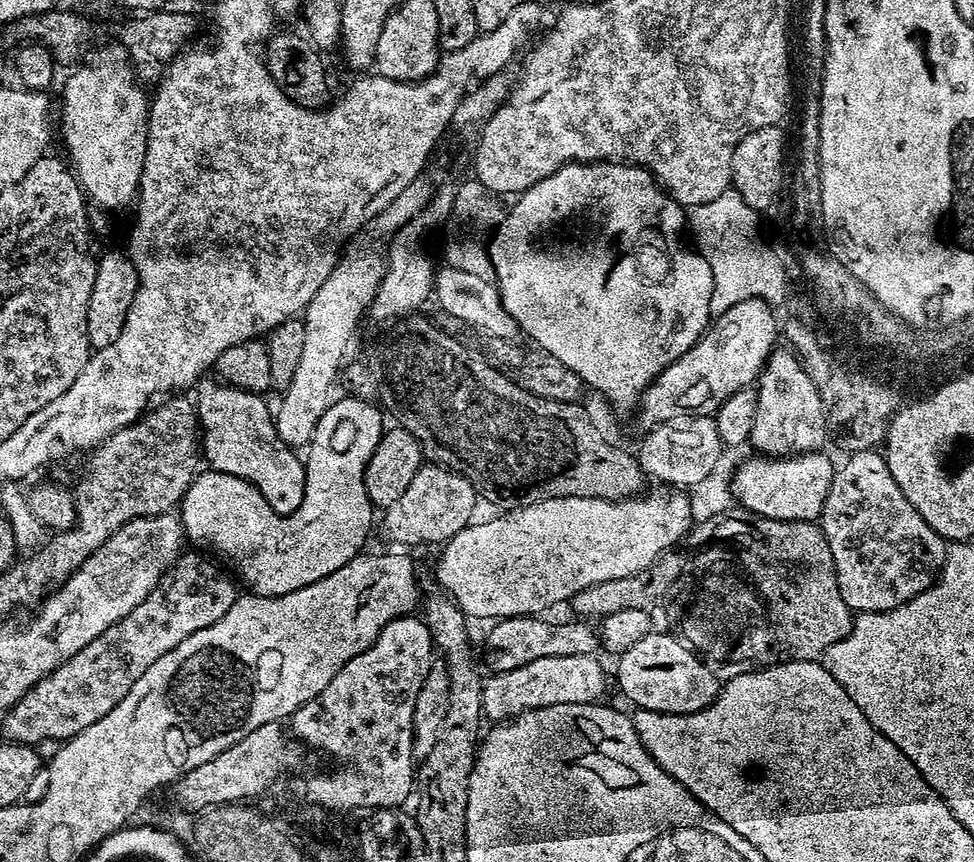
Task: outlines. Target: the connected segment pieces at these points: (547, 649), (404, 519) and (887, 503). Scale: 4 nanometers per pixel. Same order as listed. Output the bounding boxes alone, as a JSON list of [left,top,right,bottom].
[[488,615,600,673],[383,462,478,545],[819,450,946,613]]

